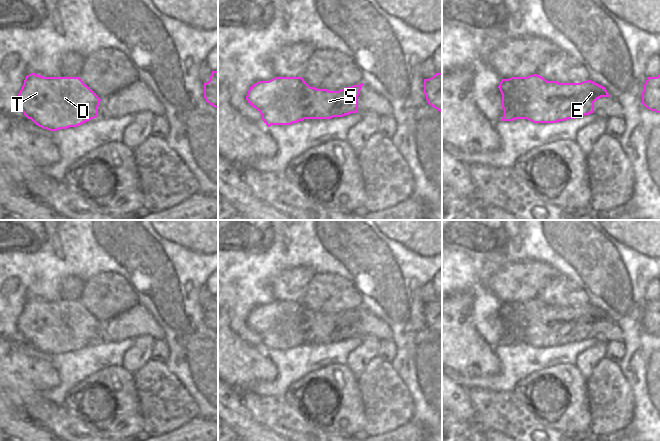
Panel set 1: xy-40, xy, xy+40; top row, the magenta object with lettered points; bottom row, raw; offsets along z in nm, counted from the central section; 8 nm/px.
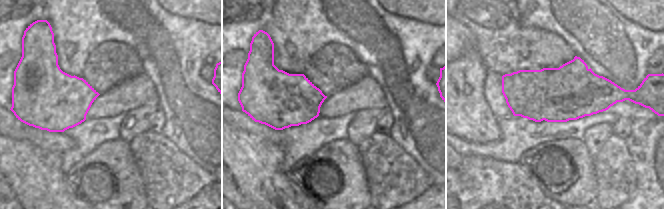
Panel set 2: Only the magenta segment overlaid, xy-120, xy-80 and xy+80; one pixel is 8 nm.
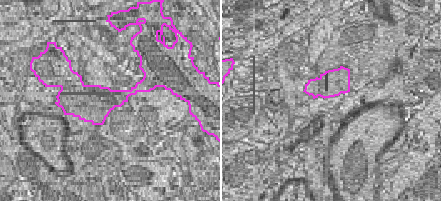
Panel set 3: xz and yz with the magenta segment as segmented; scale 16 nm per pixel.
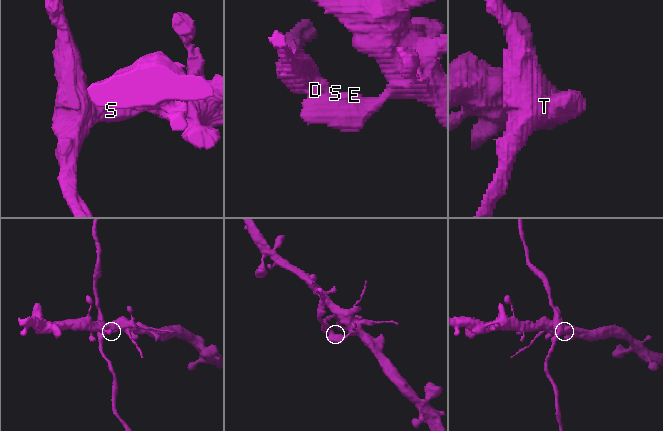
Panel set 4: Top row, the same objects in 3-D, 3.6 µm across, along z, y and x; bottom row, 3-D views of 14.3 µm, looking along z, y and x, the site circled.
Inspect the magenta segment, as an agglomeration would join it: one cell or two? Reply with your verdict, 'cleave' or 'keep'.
cleave

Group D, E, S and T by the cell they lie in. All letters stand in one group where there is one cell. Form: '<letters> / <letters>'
D T / E S

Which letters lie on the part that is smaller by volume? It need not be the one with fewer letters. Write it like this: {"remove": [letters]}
{"remove": ["D", "T"]}

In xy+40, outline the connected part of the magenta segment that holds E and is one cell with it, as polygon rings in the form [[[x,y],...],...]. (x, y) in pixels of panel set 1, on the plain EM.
[[[536,297],[527,301],[502,303],[498,312],[504,334],[501,345],[527,343],[533,347],[557,347],[594,337],[594,326],[601,321],[609,321],[605,311],[590,303],[581,307],[559,307],[547,305]]]

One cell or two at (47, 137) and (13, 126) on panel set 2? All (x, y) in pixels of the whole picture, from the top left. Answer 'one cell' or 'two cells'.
one cell

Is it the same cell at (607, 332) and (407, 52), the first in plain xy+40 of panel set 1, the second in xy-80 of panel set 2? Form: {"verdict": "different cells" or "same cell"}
{"verdict": "different cells"}

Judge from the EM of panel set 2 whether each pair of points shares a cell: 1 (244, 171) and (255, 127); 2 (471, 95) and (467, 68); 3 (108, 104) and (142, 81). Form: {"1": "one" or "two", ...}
{"1": "two", "2": "one", "3": "one"}

